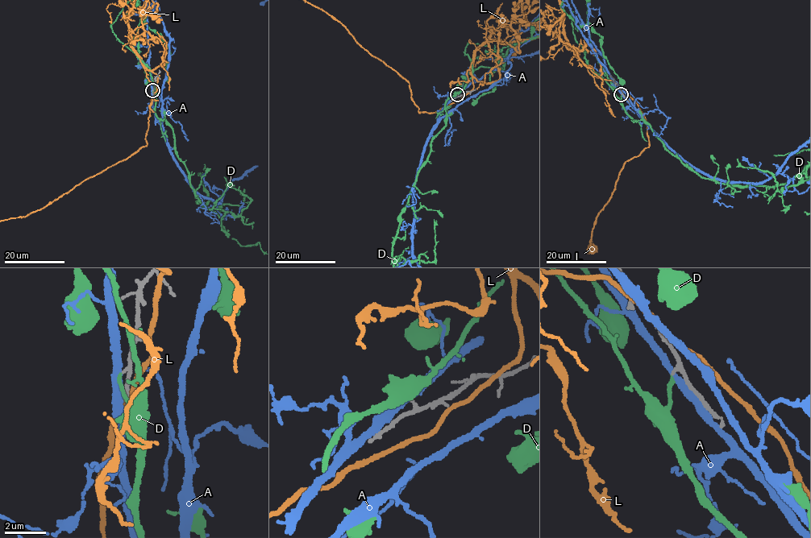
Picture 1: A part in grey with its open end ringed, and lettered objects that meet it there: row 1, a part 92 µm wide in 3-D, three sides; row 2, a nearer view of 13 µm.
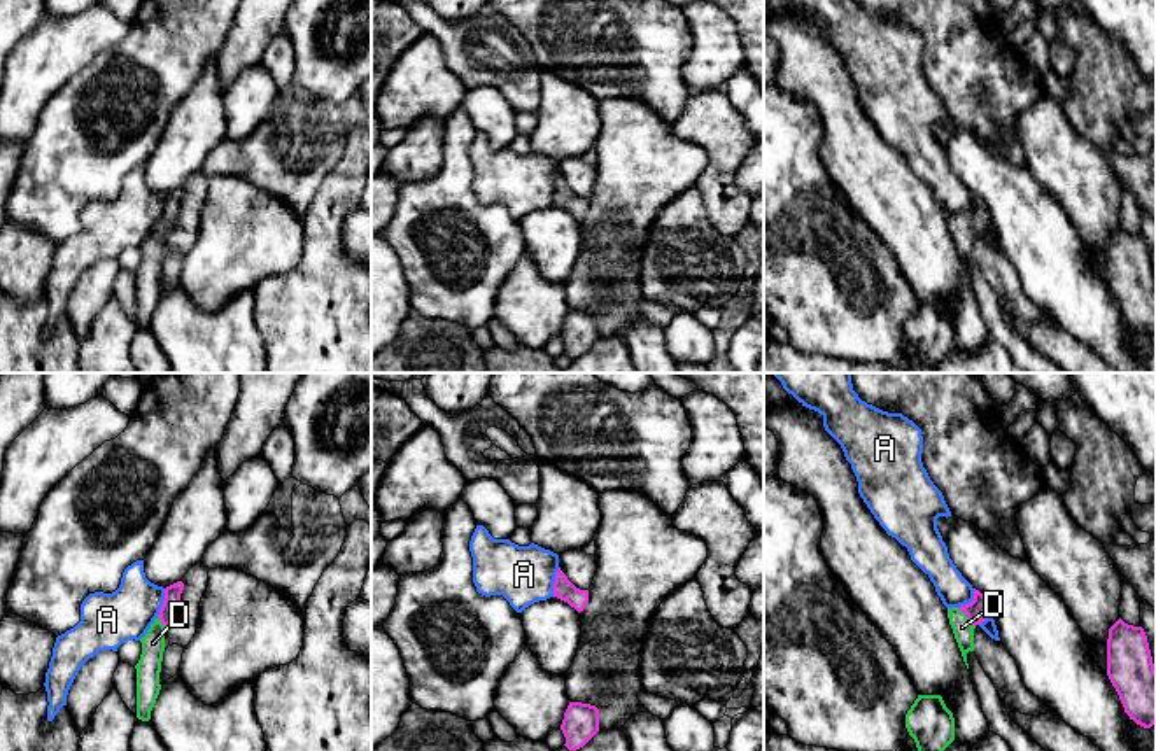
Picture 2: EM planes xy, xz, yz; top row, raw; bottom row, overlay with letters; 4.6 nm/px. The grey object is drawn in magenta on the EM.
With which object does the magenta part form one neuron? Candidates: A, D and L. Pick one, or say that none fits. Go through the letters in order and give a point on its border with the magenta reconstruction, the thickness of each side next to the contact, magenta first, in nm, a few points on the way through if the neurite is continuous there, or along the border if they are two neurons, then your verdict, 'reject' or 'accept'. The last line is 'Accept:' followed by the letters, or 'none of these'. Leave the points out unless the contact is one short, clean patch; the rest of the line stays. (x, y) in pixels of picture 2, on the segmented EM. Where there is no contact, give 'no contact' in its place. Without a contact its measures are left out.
A: contact xy (163, 603); calibres 80 and 240 nm; border xy (165, 589), (165, 599), (156, 617); reject
D: contact yz (967, 617); calibres 100 and 100 nm; way yz (978, 610), (967, 617), (962, 627); accept
L: no contact; reject
Accept: D

